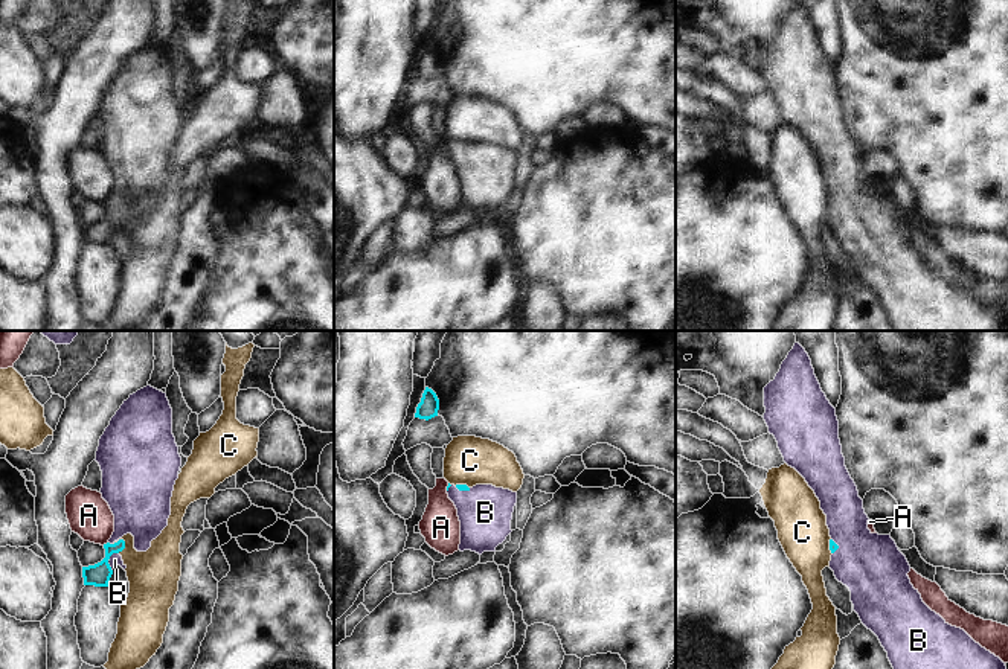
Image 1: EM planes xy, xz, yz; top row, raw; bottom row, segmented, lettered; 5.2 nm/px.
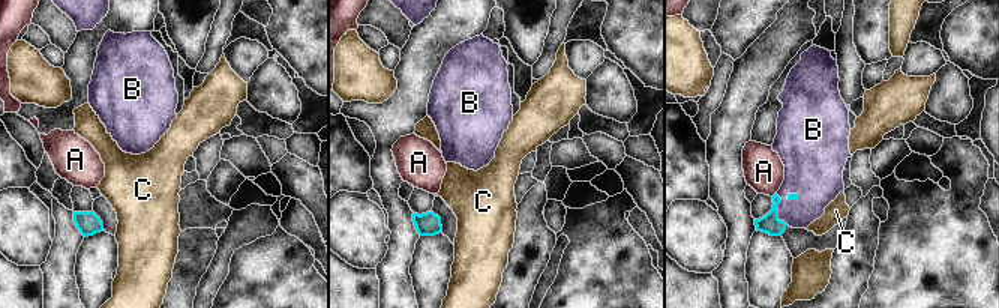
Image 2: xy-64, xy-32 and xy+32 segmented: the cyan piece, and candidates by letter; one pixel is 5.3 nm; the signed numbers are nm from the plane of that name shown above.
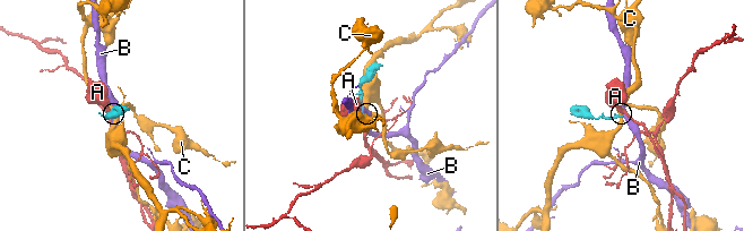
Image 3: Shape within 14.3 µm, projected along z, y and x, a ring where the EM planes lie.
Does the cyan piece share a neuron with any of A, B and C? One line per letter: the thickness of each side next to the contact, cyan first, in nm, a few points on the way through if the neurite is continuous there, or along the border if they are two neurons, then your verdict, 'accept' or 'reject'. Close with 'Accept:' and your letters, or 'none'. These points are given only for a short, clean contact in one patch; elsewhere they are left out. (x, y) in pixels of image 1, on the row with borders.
A: 120/220 nm | along xy (107, 541), (102, 544) | reject
B: 120/60 nm | across xy (98, 575), (113, 552), (115, 560) | accept
C: 120/260 nm | along xy (122, 538), (124, 547), (118, 552) | reject
Accept: B

